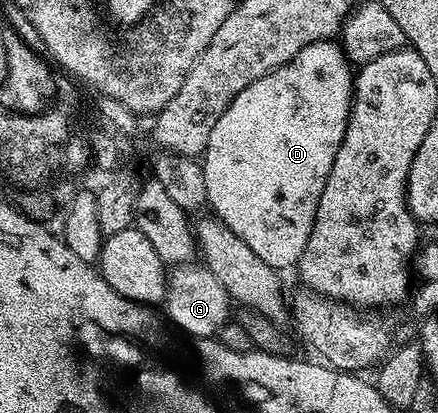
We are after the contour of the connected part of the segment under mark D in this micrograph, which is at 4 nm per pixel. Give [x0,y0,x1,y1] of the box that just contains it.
[202,39,354,270]

